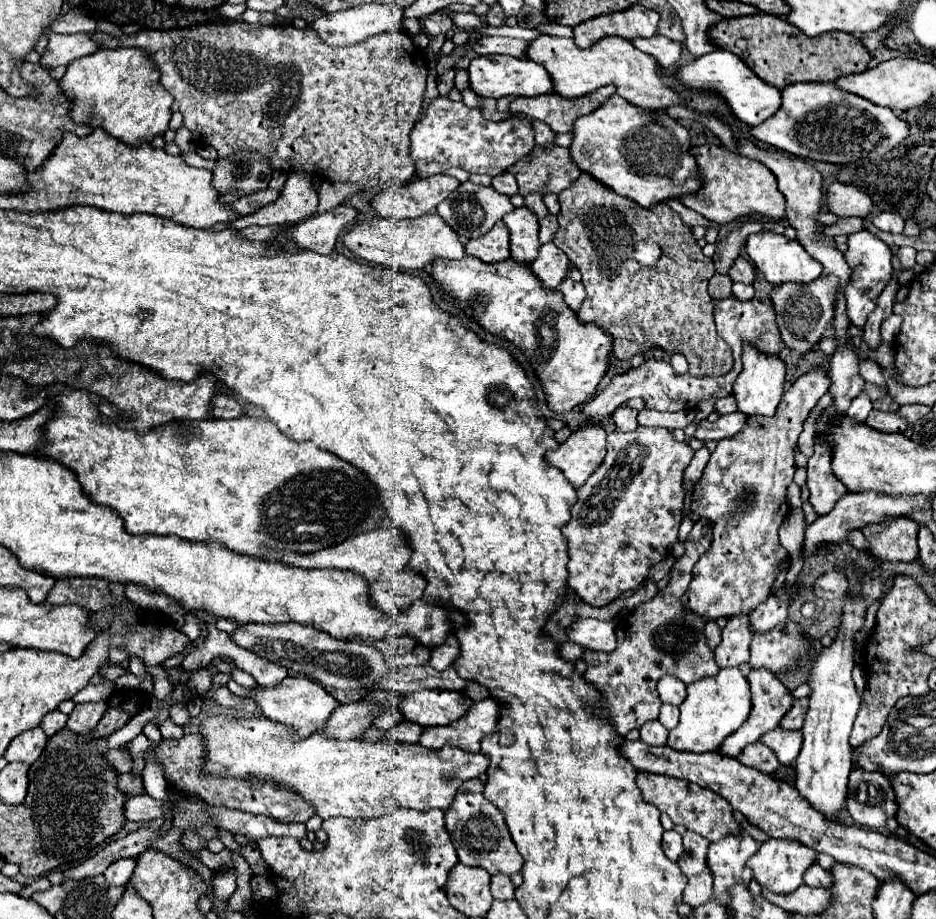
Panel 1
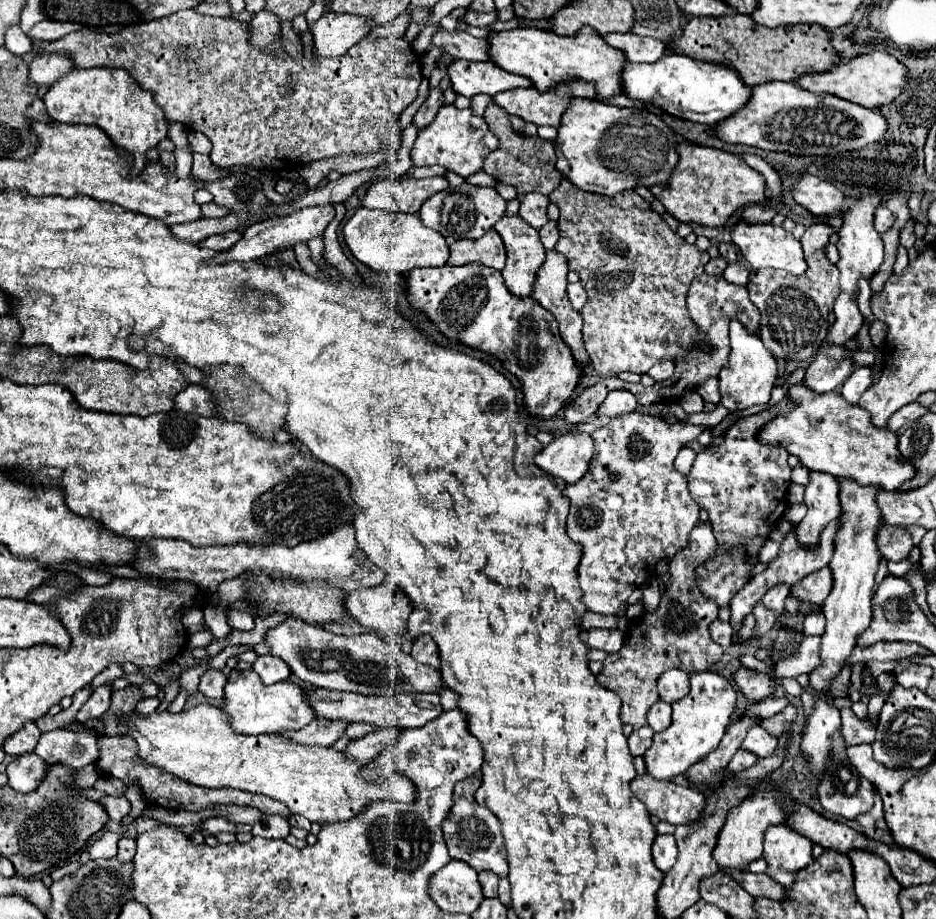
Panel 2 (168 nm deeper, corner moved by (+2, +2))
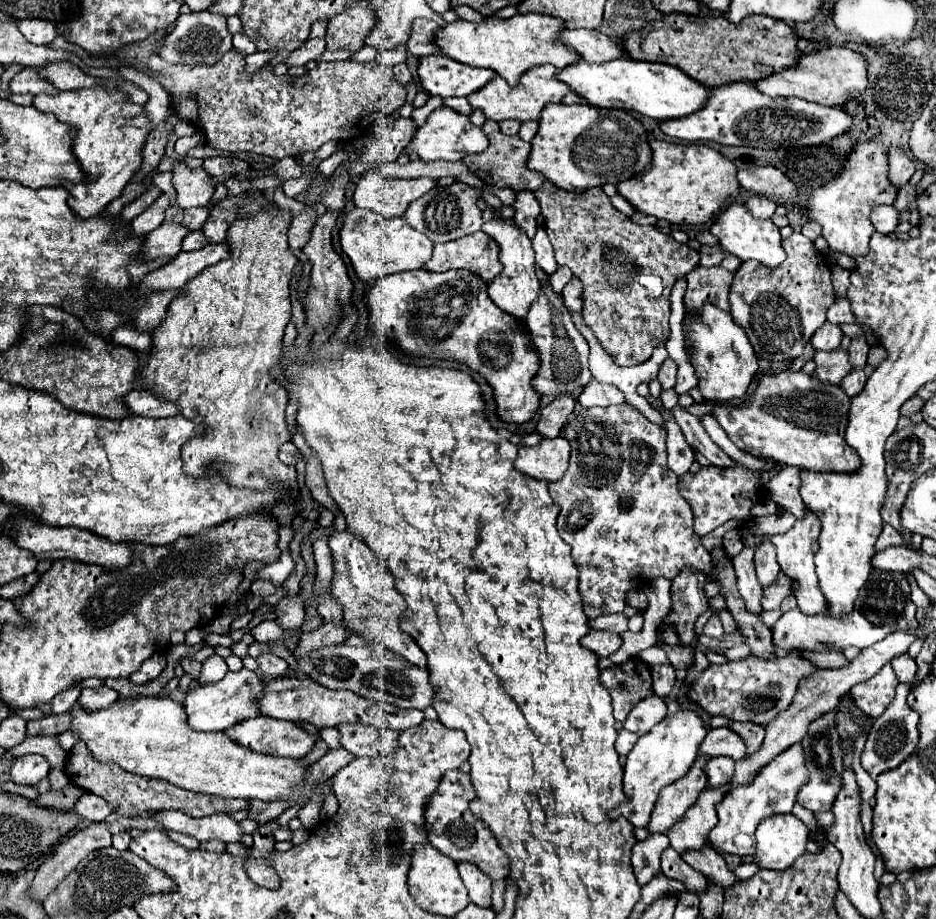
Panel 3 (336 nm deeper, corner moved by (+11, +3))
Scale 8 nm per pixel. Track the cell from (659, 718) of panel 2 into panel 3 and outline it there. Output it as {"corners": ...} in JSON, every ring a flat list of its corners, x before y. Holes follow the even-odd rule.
{"corners":[[657,695,647,697,645,701,639,701,639,705,631,709,629,717,623,721,623,729,637,735,645,735,651,731,653,725,665,719,665,713,667,713,667,705,661,701,661,697]]}

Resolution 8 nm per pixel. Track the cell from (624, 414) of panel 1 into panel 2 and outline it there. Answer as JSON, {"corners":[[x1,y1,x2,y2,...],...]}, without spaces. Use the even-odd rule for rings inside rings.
{"corners":[[614,390,608,394,608,398,602,402,598,416,622,416,622,414,630,414,636,408,636,398,634,394,630,394,628,390]]}

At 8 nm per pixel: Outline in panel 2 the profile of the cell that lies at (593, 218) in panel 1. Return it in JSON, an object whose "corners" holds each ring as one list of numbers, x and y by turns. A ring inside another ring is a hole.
{"corners":[[564,178,548,198,560,208,560,240,556,250,566,256,568,268,580,276,580,284,588,292,588,302,580,314,584,320,582,336,586,340,592,368,600,376,616,376,622,370,644,374,660,360,686,358,686,354,696,348,696,338,700,336,698,326,690,322,686,294,690,282,704,272,710,256,672,232,664,218,652,210,650,202,634,190,626,190,610,198,582,192]]}

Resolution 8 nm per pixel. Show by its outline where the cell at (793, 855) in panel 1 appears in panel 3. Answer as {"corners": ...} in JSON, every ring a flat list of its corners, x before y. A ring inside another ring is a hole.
{"corners":[[793,815,767,817,757,825,757,851,753,855,761,869,787,869,805,853,809,829]]}

